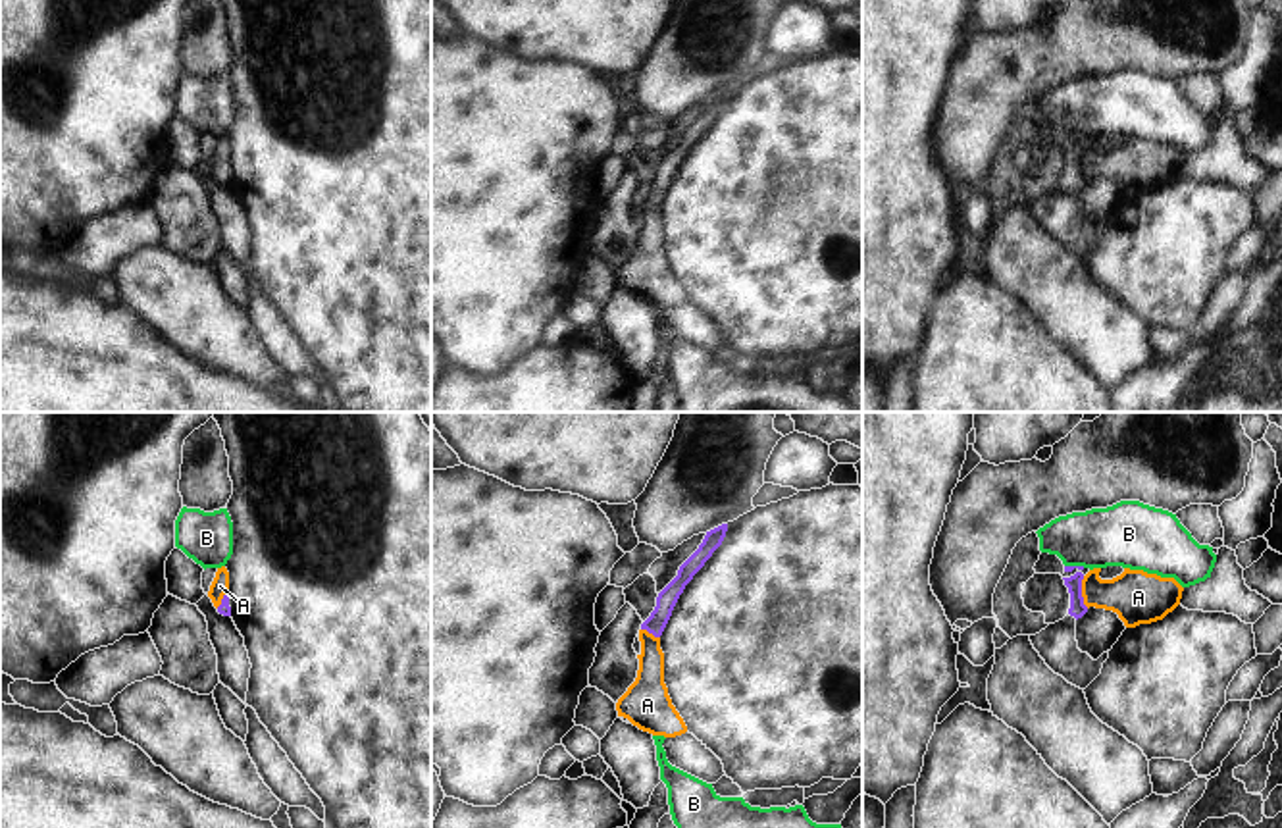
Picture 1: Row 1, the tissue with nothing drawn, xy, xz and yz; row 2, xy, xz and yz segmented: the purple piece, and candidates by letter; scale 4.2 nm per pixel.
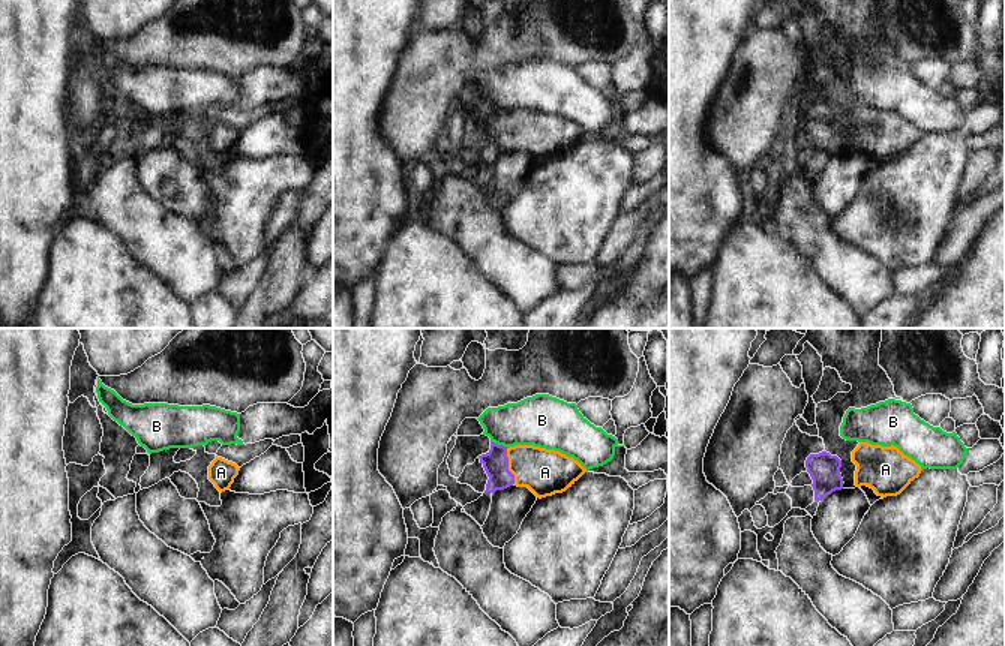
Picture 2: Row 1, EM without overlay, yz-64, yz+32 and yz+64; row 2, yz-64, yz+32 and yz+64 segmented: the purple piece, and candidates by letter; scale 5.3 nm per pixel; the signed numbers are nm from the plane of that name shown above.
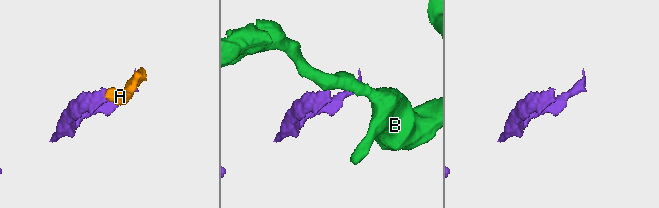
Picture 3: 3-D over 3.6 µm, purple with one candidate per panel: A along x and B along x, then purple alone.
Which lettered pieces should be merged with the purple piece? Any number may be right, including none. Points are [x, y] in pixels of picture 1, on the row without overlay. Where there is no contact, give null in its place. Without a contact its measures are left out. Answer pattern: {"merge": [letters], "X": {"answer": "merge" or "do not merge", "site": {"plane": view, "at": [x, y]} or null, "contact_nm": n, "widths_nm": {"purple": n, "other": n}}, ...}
{"merge": ["A"], "A": {"answer": "merge", "site": {"plane": "yz", "at": [1080, 160]}, "contact_nm": 140, "widths_nm": {"purple": 70, "other": 220}}, "B": {"answer": "do not merge", "site": {"plane": "yz", "at": [1075, 135]}, "contact_nm": 90, "widths_nm": {"purple": 30, "other": 260}}}

